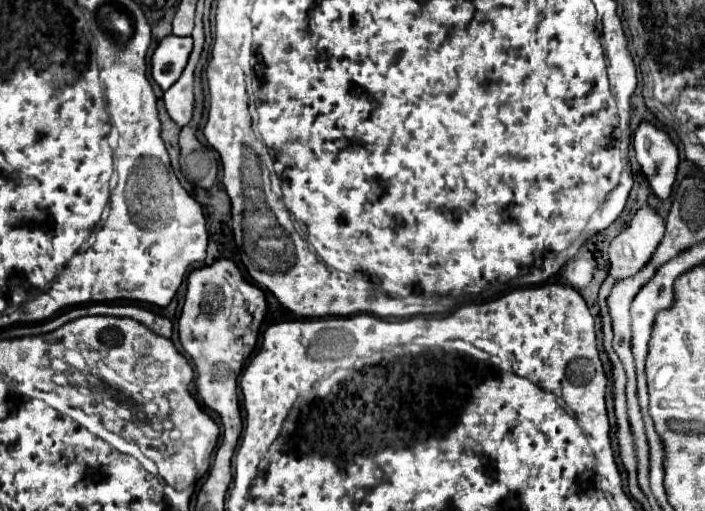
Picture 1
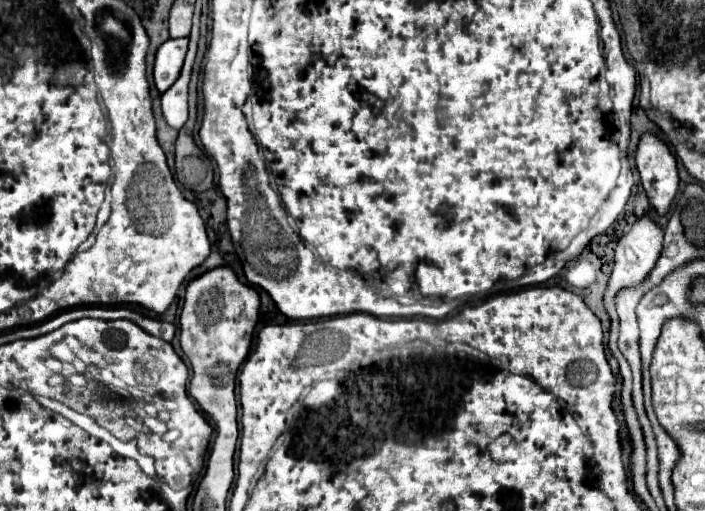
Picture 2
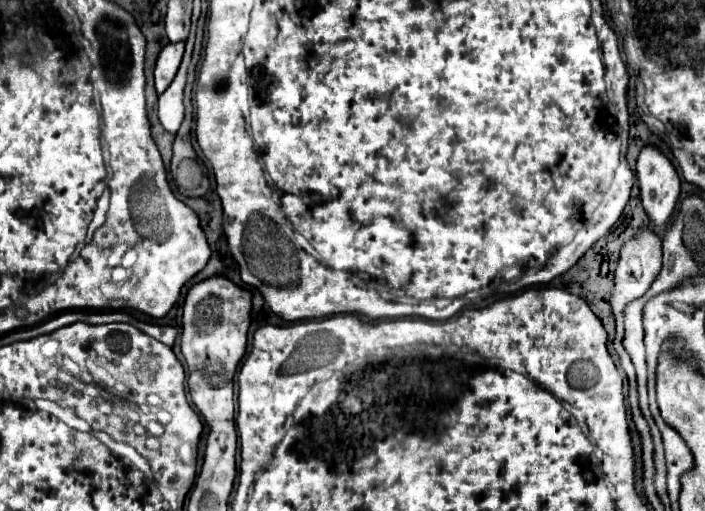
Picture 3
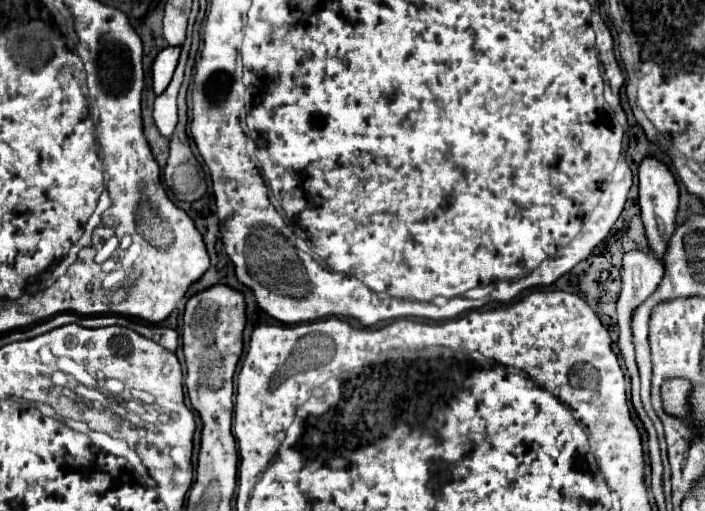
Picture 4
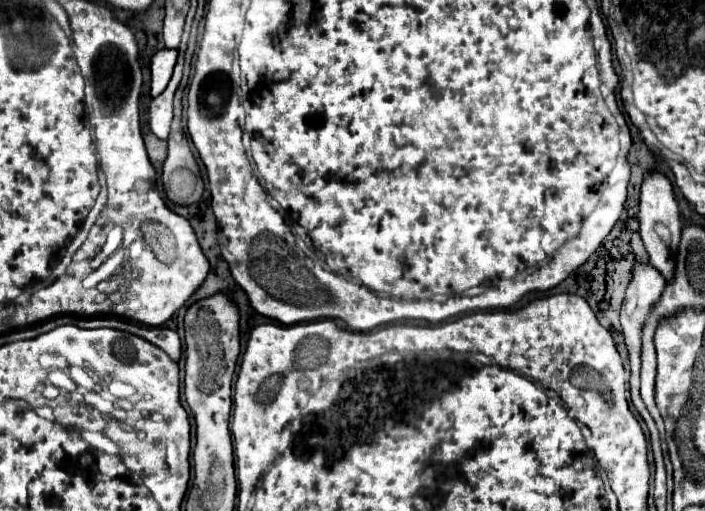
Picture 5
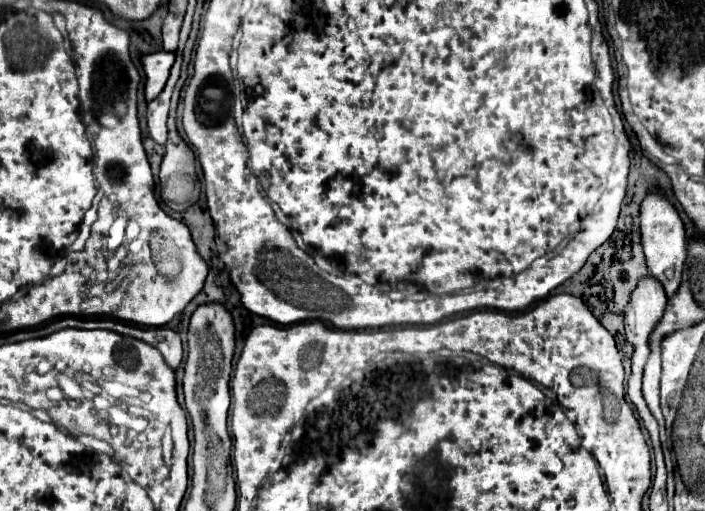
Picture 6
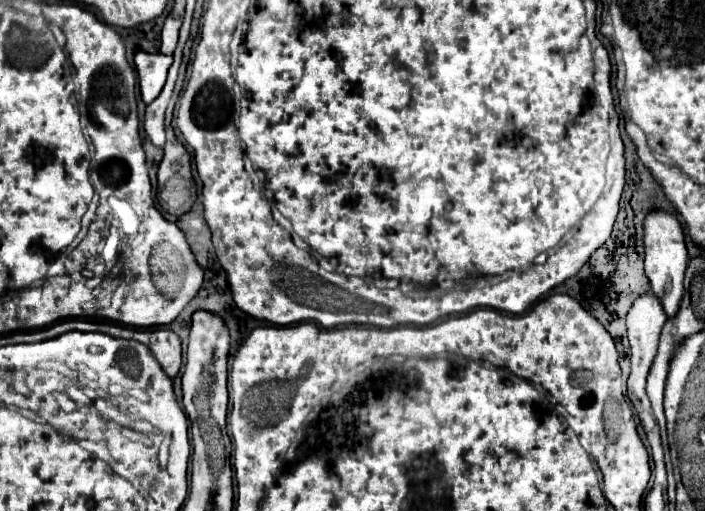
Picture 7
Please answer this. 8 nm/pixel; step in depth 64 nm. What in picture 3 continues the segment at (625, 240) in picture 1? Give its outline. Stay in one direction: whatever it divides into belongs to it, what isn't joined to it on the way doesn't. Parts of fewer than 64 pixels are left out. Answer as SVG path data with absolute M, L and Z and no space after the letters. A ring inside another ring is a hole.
M642 230L634 240L626 242L620 250L620 262L616 268L616 276L614 276L614 292L612 292L612 312L616 316L616 336L620 336L620 340L624 338L624 308L626 304L630 304L632 300L642 298L650 284L654 282L654 278L658 276L662 268L662 240L650 230Z

